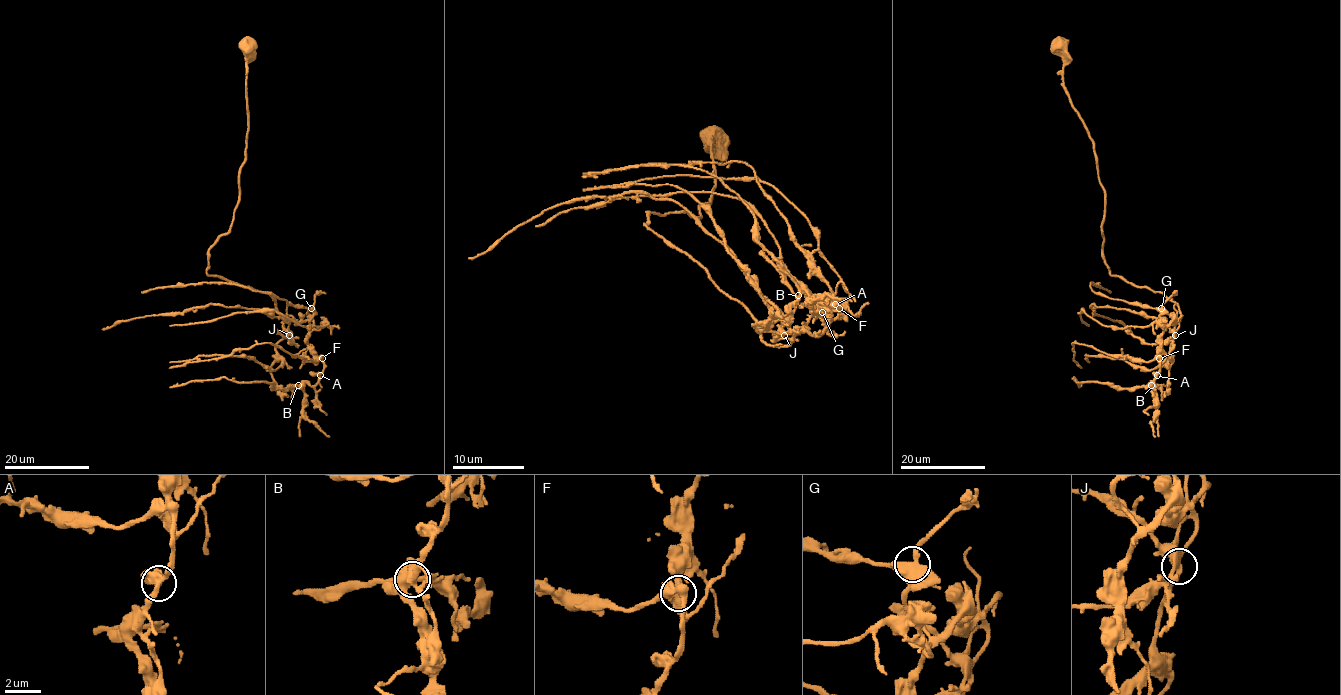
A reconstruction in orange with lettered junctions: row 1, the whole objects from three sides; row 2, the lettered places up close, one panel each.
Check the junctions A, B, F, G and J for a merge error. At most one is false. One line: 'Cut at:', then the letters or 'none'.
Cut at: none

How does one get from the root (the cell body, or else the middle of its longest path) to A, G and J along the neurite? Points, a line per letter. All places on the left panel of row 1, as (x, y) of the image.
A: (247, 45), (239, 201), (206, 273), (310, 320), (320, 375)
G: (247, 45), (239, 201), (230, 230), (209, 250), (206, 273), (266, 291), (297, 322), (312, 325), (311, 308)
J: (247, 45), (239, 201), (230, 230), (209, 250), (206, 273), (266, 291), (293, 319), (283, 325), (289, 335)

